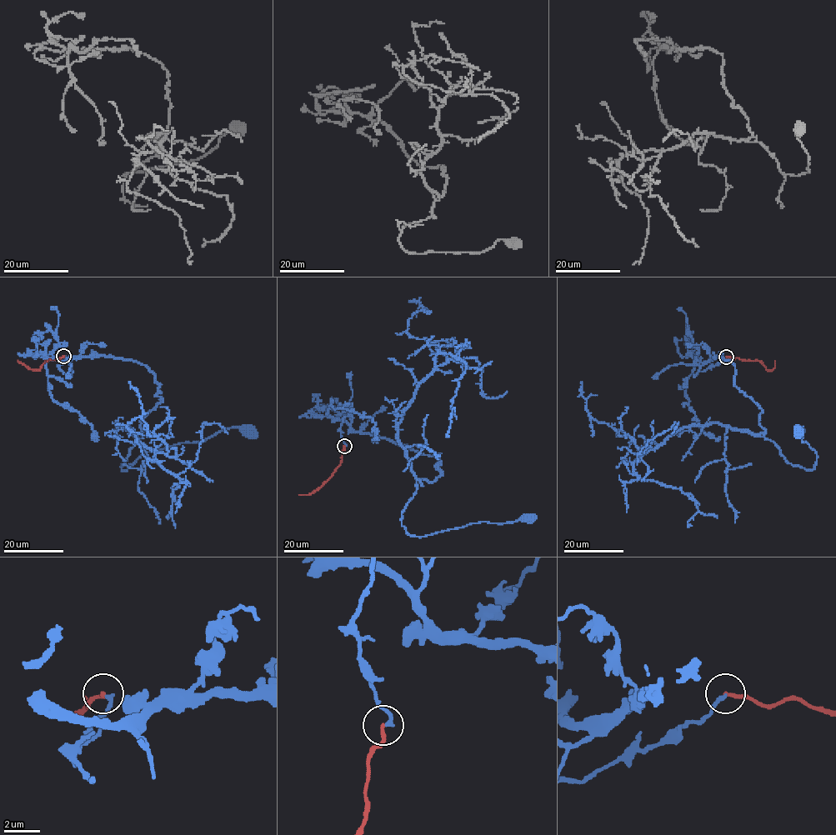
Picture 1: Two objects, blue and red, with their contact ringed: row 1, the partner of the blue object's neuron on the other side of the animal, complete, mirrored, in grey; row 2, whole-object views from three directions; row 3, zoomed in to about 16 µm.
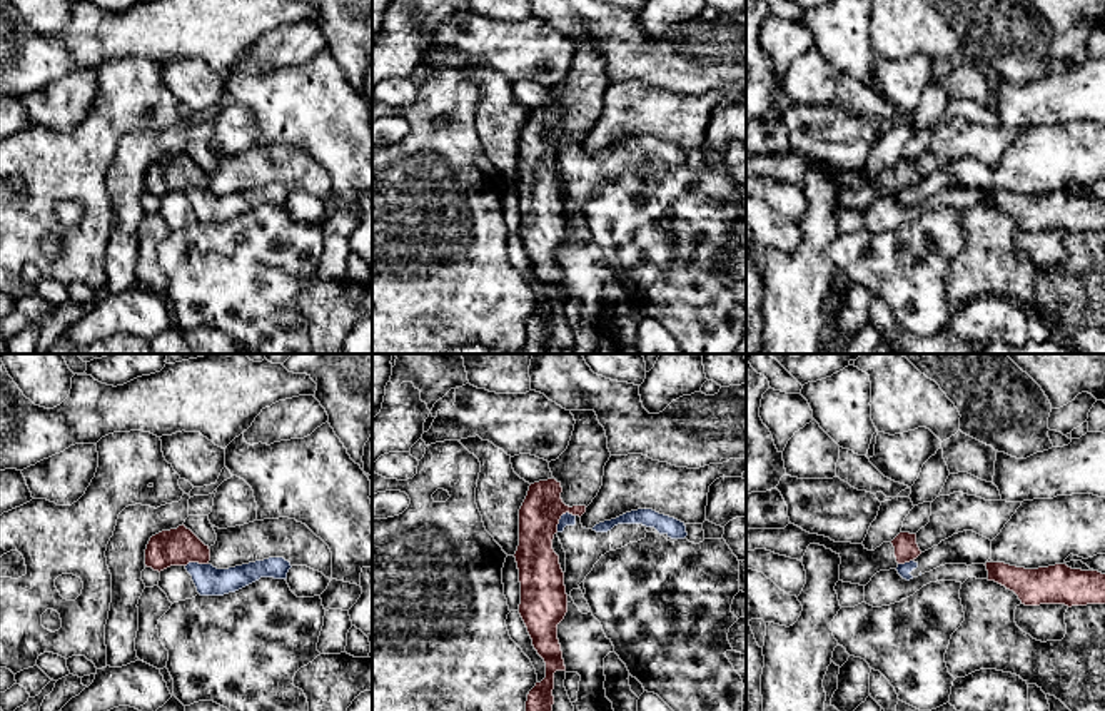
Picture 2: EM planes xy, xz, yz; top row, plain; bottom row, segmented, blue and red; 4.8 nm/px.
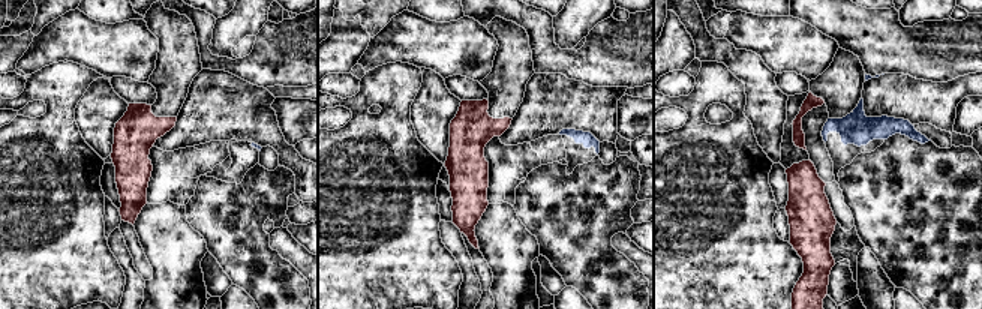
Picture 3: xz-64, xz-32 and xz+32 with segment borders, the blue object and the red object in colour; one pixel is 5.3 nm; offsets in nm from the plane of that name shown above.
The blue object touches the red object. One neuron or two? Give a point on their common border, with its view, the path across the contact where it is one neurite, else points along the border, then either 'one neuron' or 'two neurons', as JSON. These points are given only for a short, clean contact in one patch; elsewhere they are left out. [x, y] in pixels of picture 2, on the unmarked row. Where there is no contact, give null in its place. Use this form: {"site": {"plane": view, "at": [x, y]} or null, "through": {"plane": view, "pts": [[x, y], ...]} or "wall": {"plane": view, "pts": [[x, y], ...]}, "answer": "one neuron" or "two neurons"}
{"site": {"plane": "xz", "at": [561, 144]}, "wall": {"plane": "xz", "pts": [[575, 141], [565, 139], [556, 157]]}, "answer": "two neurons"}

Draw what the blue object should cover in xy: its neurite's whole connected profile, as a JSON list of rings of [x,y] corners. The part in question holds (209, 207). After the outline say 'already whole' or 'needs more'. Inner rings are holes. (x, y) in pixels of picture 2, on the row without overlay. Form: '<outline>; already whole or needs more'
[[[269,184],[229,195],[217,195],[212,190],[189,189],[187,199],[200,222],[224,222],[235,219],[260,204],[287,205],[290,189],[284,184]]]; already whole

